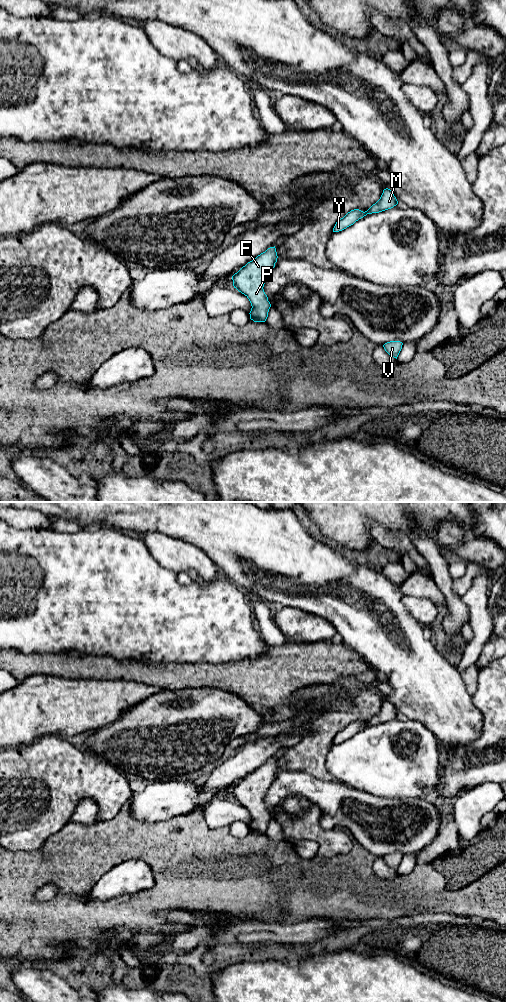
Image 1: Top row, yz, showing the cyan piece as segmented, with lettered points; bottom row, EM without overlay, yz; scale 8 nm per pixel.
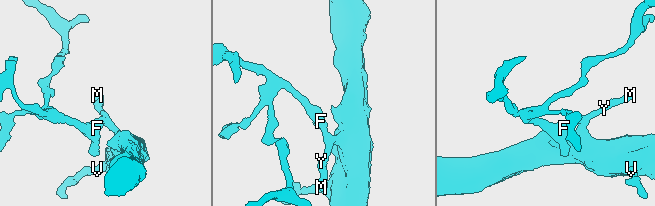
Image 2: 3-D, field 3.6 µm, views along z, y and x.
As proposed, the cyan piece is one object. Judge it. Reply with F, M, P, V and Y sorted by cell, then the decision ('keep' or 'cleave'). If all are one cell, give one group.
F M P V Y; keep

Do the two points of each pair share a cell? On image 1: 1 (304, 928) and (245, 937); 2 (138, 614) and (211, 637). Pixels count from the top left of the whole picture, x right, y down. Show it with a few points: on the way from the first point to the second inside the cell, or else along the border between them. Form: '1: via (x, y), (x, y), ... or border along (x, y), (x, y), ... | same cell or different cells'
1: via (289, 934), (260, 934) | same cell
2: via (156, 618), (165, 618), (172, 623), (193, 623) | same cell

